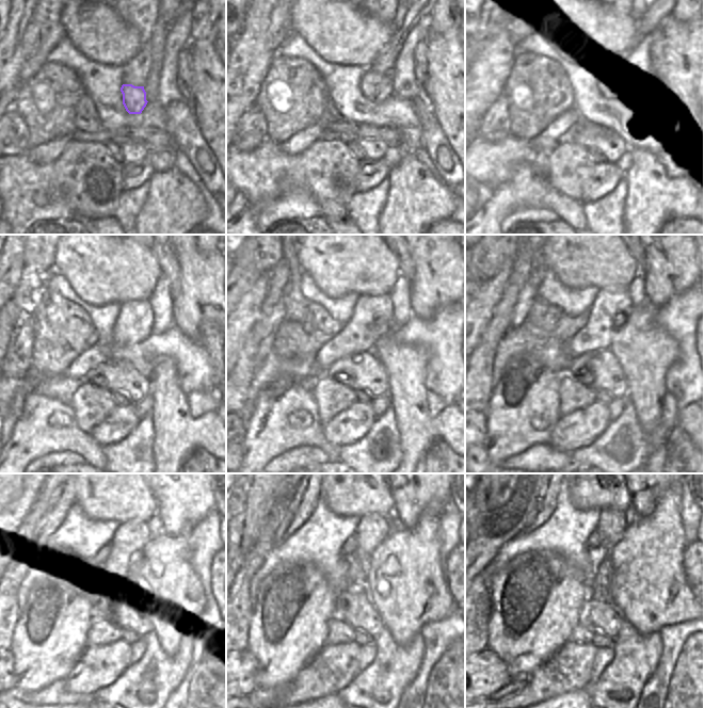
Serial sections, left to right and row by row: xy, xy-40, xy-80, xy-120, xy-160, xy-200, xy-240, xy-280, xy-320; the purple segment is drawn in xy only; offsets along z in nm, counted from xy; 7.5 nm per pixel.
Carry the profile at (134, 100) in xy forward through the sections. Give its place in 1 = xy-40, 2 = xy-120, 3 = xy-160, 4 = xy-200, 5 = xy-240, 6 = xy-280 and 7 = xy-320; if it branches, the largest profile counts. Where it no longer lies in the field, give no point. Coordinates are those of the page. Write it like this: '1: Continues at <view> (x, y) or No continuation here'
1: Continues at xy-40 (376, 87)
2: Continues at xy-120 (134, 318)
3: Continues at xy-160 (374, 315)
4: Continues at xy-200 (610, 306)
5: Continues at xy-240 (130, 536)
6: Continues at xy-280 (372, 529)
7: Continues at xy-320 (611, 525)

